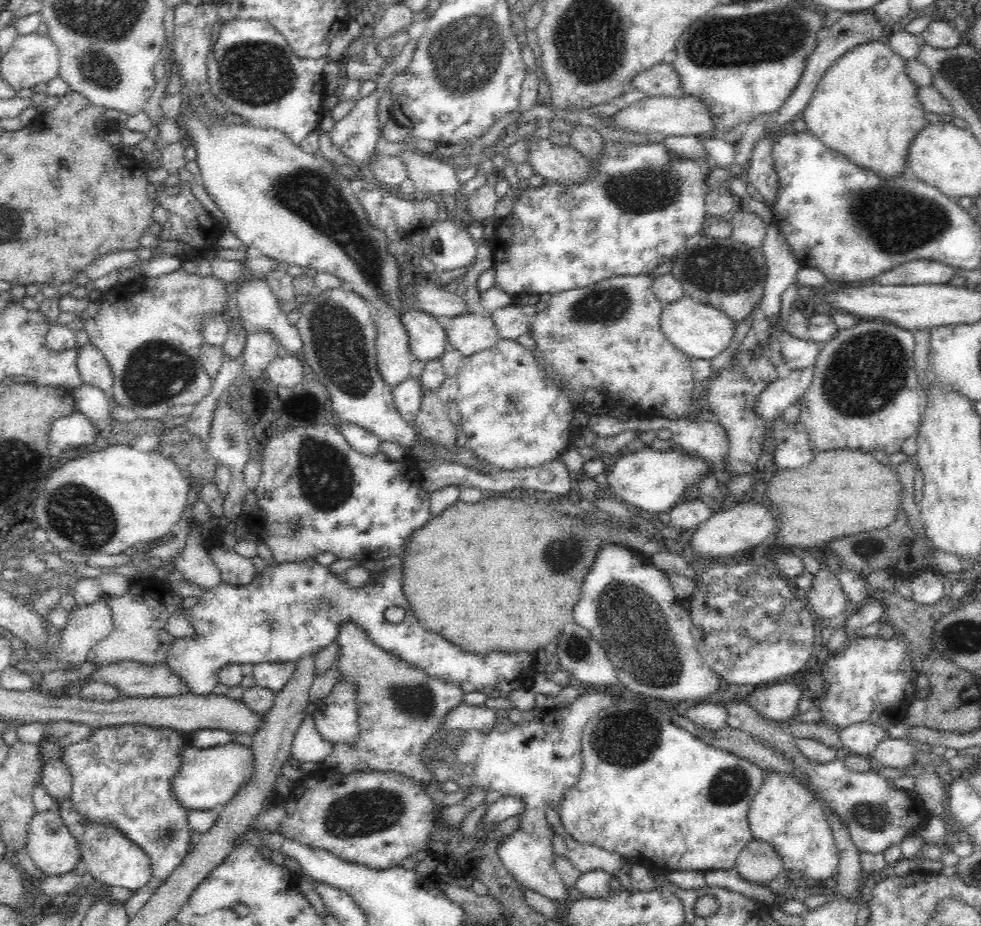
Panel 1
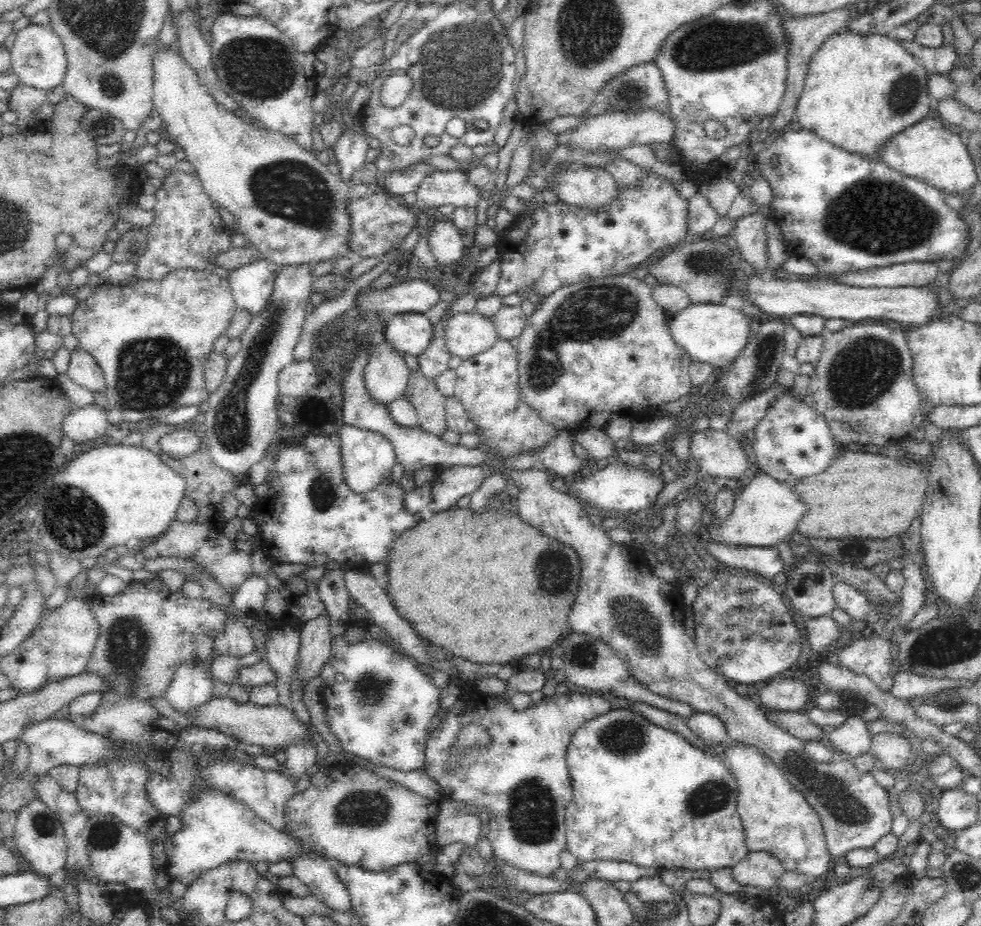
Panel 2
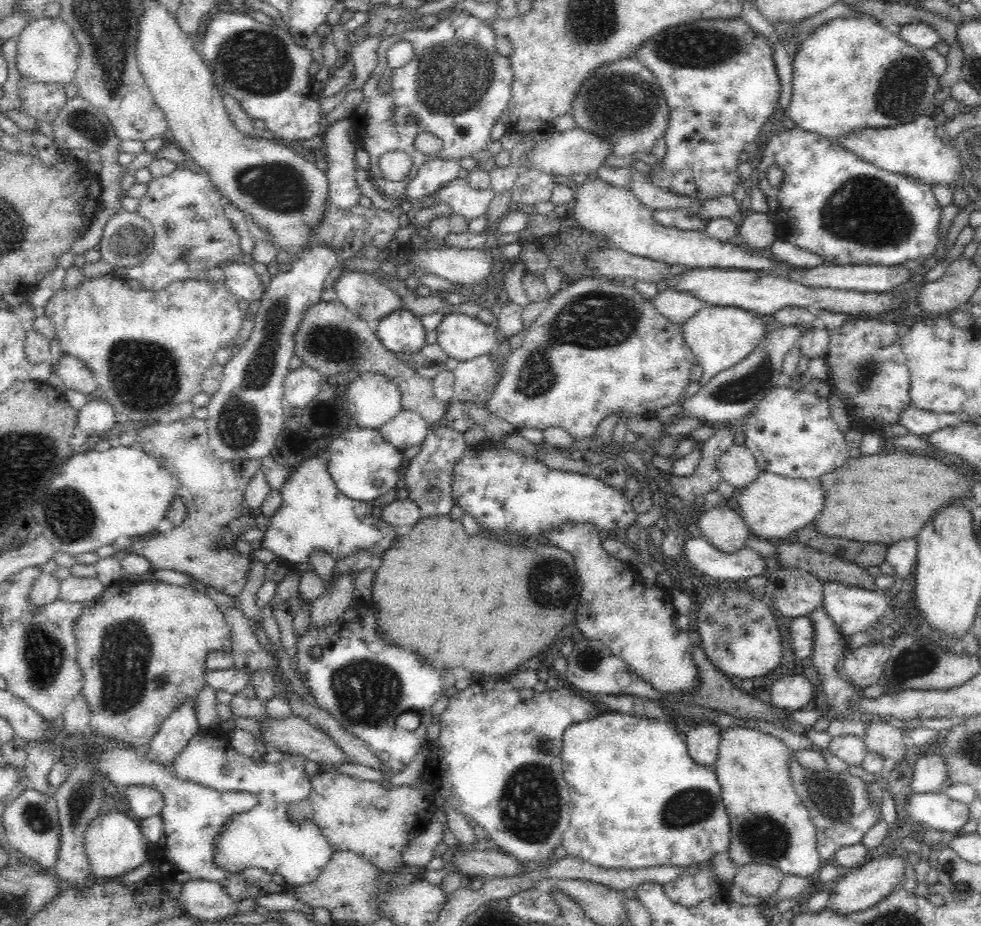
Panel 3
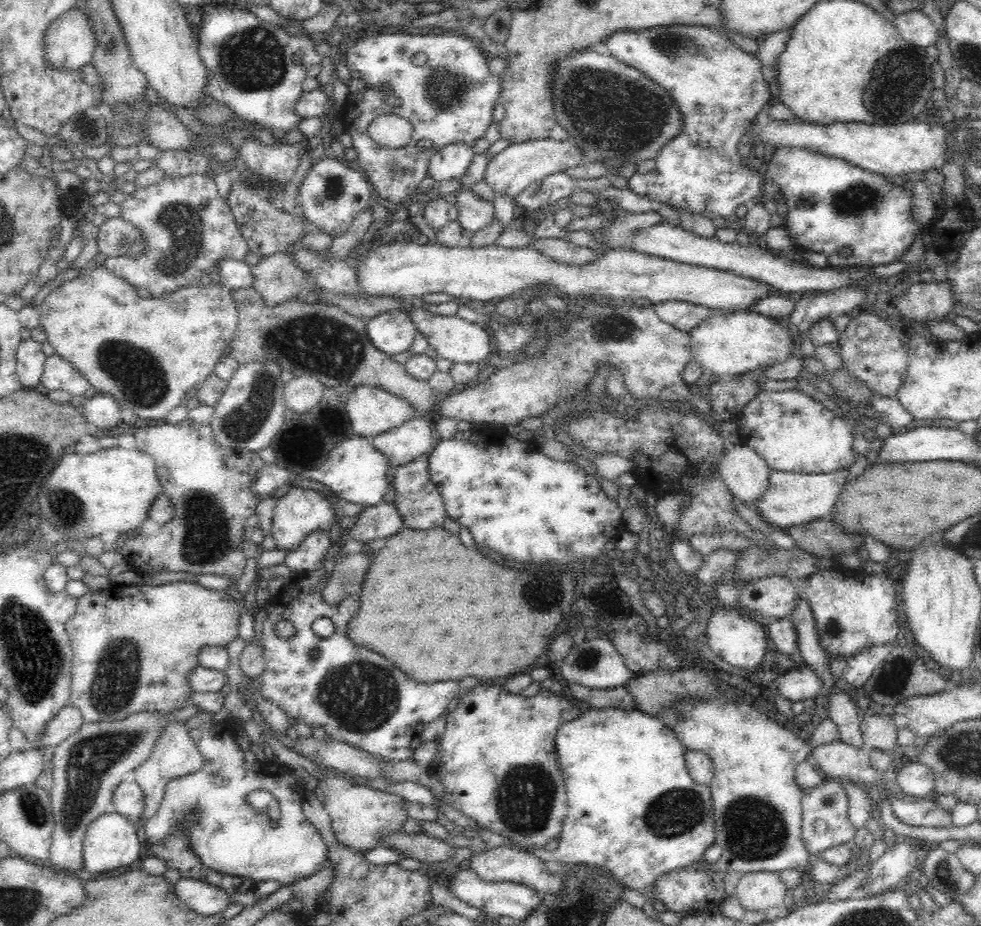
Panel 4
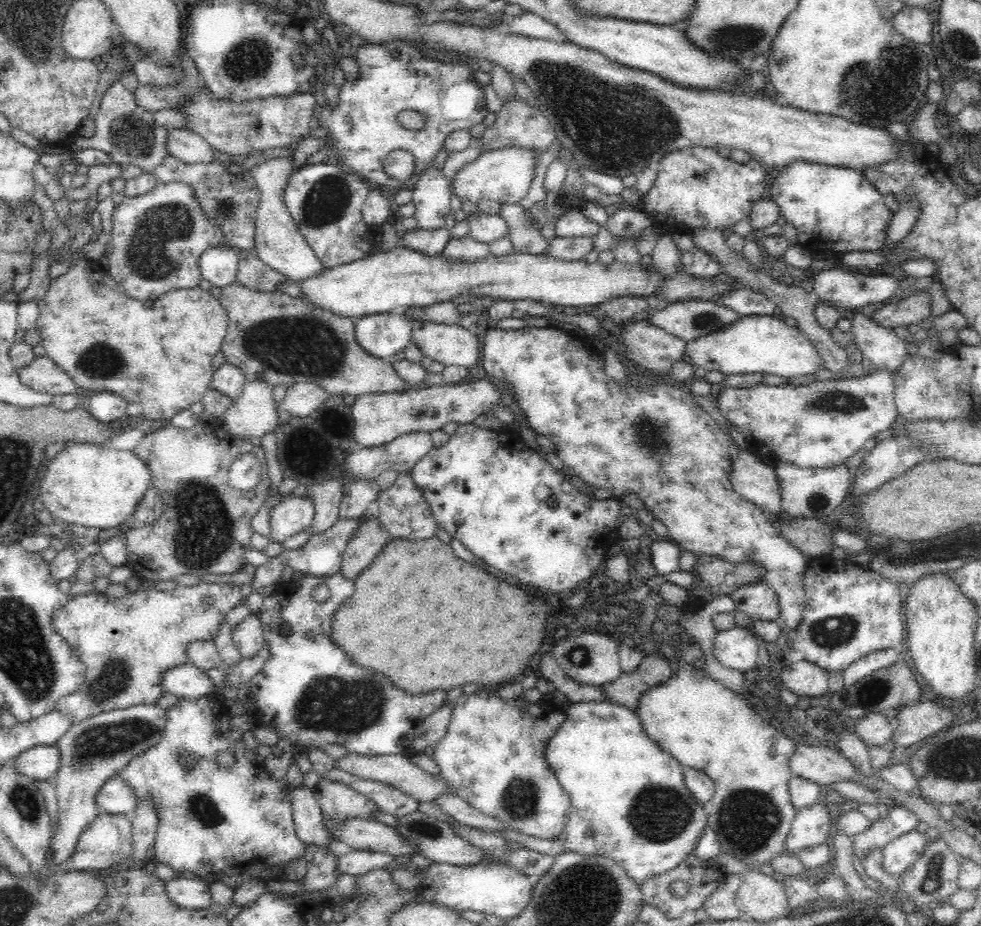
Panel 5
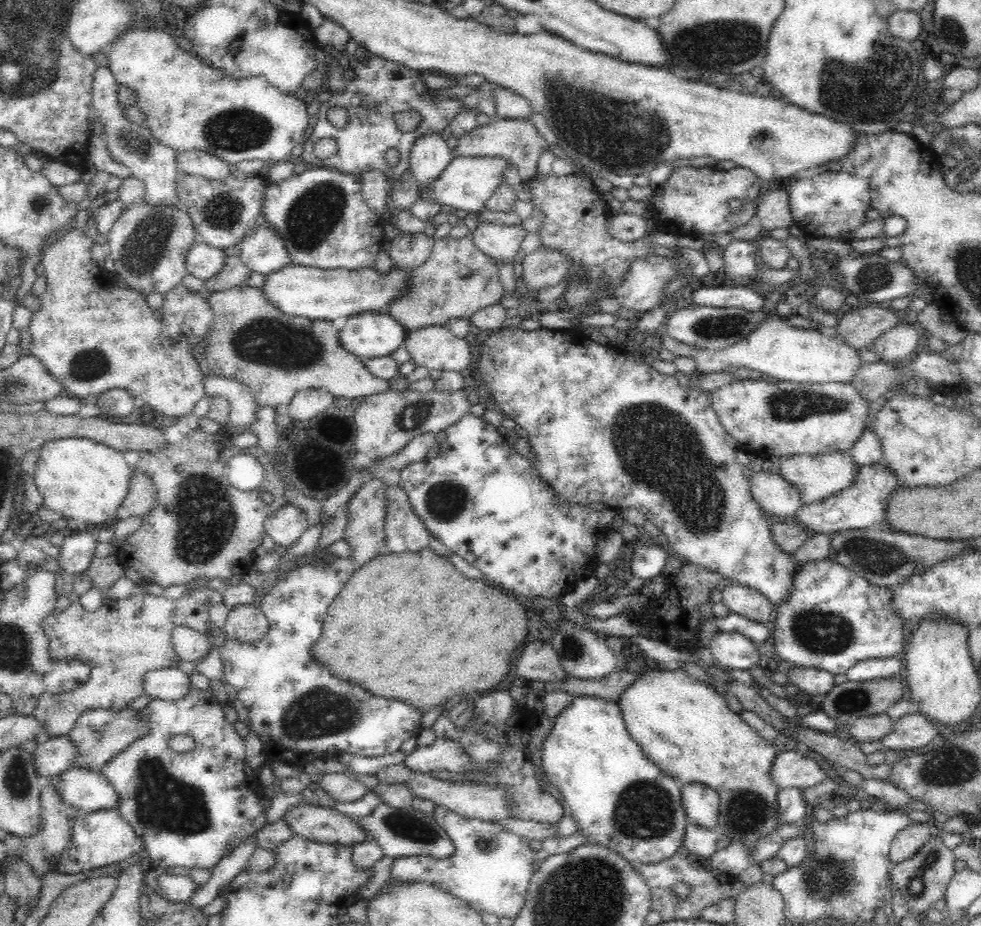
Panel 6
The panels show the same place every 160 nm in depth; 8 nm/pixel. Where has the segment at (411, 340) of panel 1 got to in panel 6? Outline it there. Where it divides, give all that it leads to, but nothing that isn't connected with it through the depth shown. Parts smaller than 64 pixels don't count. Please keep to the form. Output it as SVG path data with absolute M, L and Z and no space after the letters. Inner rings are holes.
M360 312L348 316L346 324L338 332L342 348L360 359L388 356L403 344L406 335L406 329L386 312Z

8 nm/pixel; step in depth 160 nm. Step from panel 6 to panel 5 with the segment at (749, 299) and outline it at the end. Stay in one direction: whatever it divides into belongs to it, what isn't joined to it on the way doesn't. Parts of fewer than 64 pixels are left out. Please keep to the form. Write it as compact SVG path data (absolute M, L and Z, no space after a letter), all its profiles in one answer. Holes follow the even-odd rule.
M737 286L737 288L731 289L730 292L718 296L714 302L735 310L740 317L752 315L770 316L776 310L776 304L771 298L761 292L741 286Z

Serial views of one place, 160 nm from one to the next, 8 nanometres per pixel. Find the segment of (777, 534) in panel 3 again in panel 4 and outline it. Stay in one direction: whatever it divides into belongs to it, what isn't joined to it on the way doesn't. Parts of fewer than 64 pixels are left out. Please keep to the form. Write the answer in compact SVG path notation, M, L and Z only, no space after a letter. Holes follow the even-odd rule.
M770 470L770 486L753 506L775 529L790 528L818 519L830 518L844 484L848 482L849 470L830 473L807 474Z

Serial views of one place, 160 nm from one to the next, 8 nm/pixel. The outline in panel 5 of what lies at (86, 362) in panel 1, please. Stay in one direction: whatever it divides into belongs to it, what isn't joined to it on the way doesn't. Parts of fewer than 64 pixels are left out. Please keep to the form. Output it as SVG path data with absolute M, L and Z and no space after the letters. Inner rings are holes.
M46 355L34 357L24 368L16 368L16 373L22 385L38 392L51 395L80 393L74 379Z

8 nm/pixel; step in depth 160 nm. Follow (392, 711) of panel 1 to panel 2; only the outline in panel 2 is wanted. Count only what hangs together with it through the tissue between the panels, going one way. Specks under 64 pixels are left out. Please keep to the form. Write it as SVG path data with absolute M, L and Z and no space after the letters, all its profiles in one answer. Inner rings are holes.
M341 568L326 570L317 582L318 595L331 620L351 620L348 618L348 603L351 597L345 584L344 570Z

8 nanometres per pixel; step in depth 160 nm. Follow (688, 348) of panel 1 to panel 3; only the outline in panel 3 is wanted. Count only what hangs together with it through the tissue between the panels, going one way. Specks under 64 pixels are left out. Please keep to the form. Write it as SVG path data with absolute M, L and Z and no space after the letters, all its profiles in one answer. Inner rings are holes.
M735 306L702 307L682 325L684 340L695 354L695 362L703 368L699 384L710 382L718 372L744 360L760 344L771 326L769 320Z

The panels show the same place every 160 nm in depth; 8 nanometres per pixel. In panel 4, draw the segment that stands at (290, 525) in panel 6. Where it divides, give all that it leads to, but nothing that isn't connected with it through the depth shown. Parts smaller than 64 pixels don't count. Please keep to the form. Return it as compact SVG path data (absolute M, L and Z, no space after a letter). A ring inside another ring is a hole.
M292 486L288 490L288 494L277 500L274 508L272 534L276 541L276 548L296 550L300 546L300 542L310 533L319 529L329 532L333 524L336 524L336 512L328 499L310 488Z

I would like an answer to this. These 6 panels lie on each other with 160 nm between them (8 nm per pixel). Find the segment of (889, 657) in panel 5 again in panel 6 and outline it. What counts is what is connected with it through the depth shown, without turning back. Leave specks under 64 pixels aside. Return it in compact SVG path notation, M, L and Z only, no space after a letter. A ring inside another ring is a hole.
M873 658L860 661L851 666L846 674L848 681L891 679L900 675L900 660L892 658Z

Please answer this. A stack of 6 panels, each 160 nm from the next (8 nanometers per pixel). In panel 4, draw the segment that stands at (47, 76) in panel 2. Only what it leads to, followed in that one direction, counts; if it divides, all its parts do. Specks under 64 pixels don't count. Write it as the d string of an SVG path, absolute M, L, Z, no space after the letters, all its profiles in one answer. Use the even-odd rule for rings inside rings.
M74 6L56 18L46 32L45 59L50 66L76 70L90 63L98 48L86 9Z

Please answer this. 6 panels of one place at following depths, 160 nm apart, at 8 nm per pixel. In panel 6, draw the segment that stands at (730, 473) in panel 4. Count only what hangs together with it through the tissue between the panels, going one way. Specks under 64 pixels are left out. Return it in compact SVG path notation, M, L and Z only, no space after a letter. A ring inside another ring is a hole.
M764 470L749 474L750 492L762 511L770 516L792 516L803 505L802 495L780 474Z

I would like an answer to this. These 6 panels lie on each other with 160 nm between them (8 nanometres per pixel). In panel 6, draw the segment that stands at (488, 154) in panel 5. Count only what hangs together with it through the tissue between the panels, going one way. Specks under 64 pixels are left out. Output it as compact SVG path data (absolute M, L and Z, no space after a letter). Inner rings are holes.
M454 157L448 166L442 170L442 174L430 182L430 197L452 209L460 208L467 213L476 213L484 209L484 202L492 196L494 188L504 182L502 172L508 166L508 161L500 157Z

